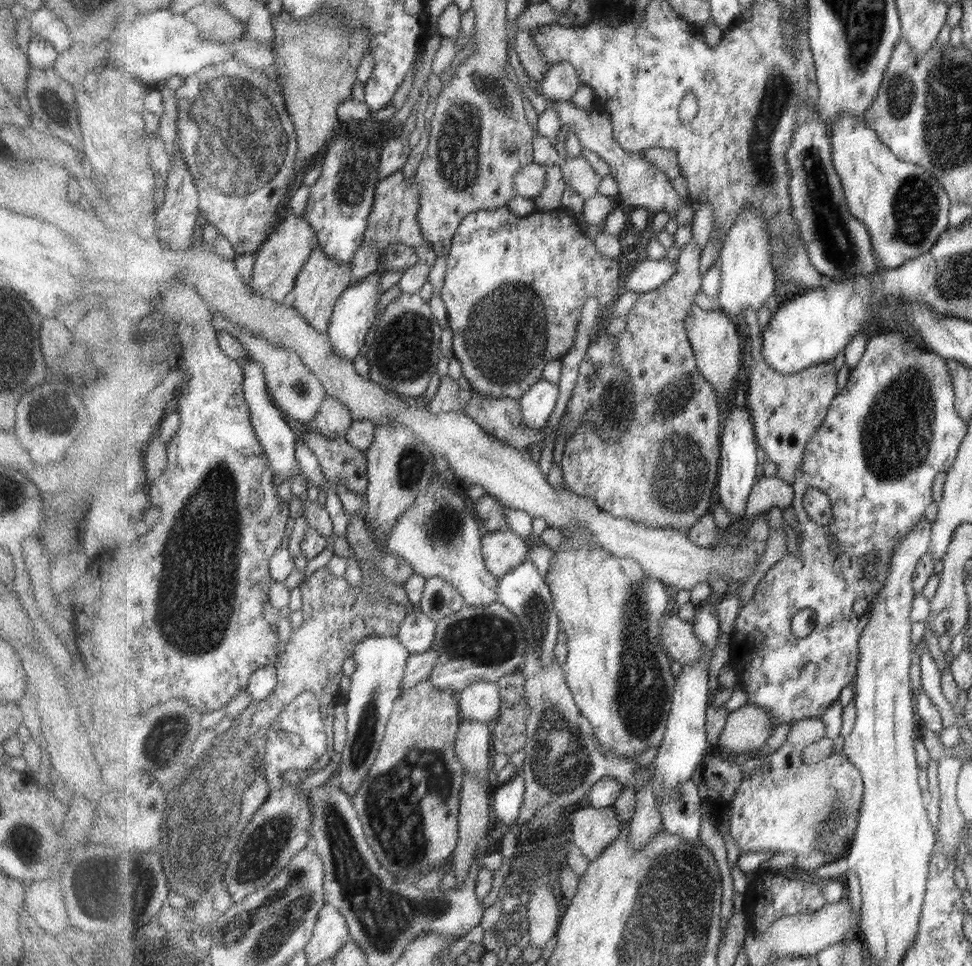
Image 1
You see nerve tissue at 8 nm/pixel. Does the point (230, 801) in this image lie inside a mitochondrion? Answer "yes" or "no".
yes

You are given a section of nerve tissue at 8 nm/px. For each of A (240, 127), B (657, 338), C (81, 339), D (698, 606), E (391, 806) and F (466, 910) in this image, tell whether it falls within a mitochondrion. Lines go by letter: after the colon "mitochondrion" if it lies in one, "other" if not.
A: mitochondrion
B: other
C: other
D: other
E: mitochondrion
F: other

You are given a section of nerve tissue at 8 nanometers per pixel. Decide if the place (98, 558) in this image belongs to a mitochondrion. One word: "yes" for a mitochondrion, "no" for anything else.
no

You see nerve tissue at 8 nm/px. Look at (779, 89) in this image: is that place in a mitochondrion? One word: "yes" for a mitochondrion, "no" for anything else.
yes

